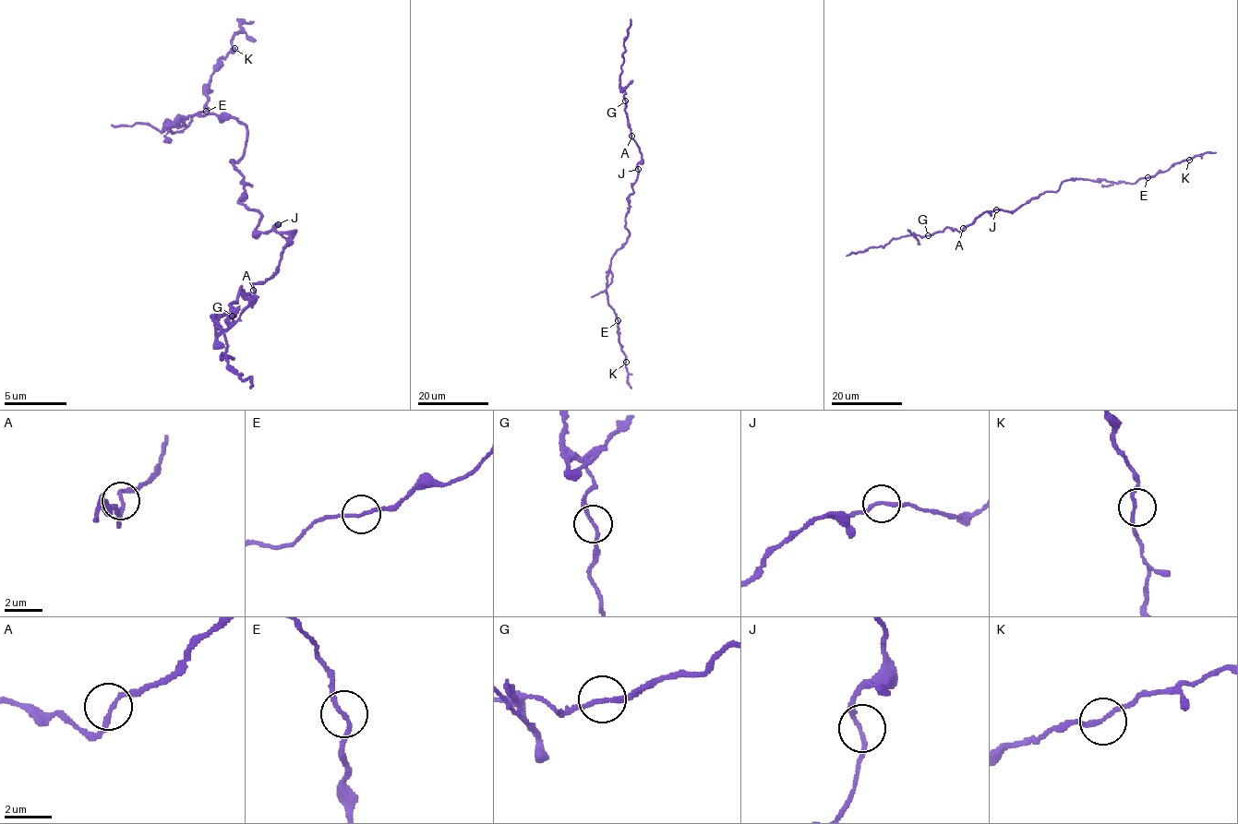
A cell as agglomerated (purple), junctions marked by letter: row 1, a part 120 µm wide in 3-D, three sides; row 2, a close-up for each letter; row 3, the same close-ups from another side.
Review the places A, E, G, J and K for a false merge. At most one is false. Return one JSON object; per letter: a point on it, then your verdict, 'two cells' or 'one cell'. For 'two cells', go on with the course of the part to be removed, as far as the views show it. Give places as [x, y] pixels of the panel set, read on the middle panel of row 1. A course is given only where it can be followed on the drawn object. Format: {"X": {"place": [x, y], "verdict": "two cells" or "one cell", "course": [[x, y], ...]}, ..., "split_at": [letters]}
{"A": {"place": [631, 136], "verdict": "one cell"}, "E": {"place": [618, 320], "verdict": "one cell"}, "G": {"place": [625, 101], "verdict": "two cells", "course": [[625, 100], [619, 75], [631, 18]]}, "J": {"place": [638, 169], "verdict": "one cell"}, "K": {"place": [626, 362], "verdict": "one cell"}, "split_at": ["G"]}

